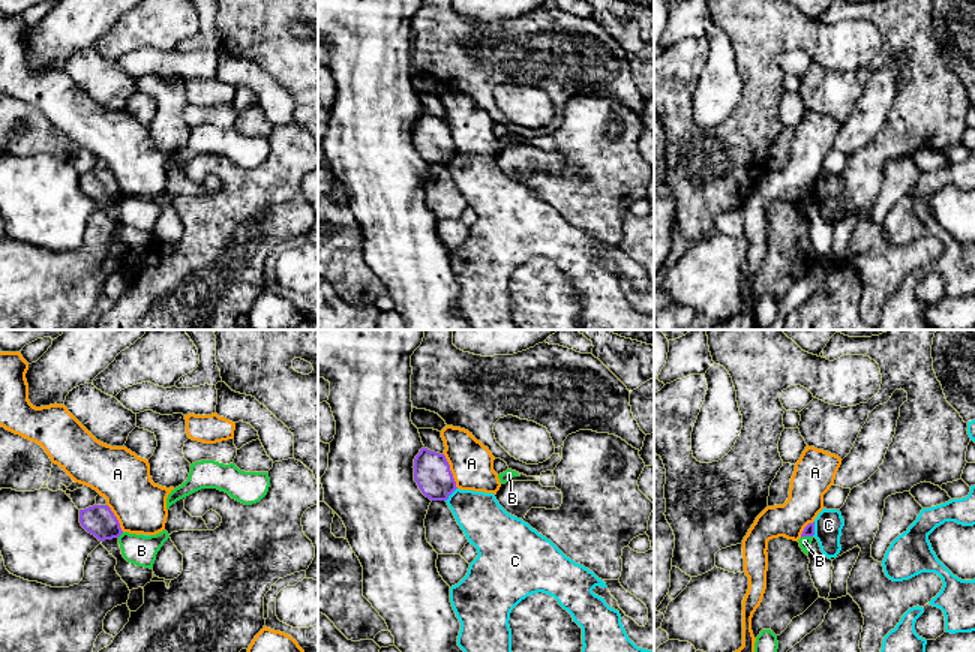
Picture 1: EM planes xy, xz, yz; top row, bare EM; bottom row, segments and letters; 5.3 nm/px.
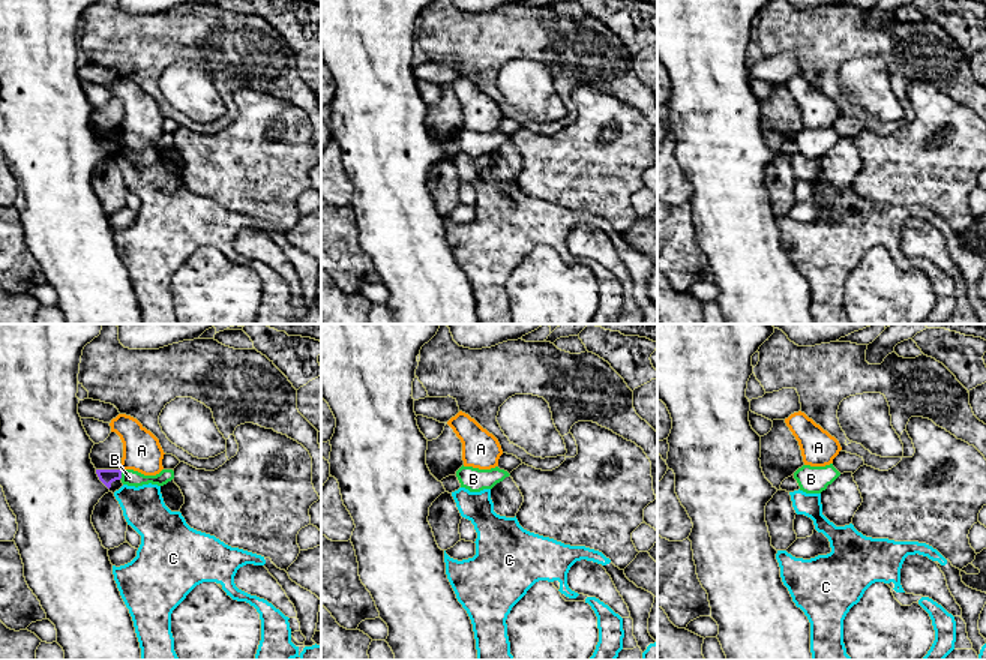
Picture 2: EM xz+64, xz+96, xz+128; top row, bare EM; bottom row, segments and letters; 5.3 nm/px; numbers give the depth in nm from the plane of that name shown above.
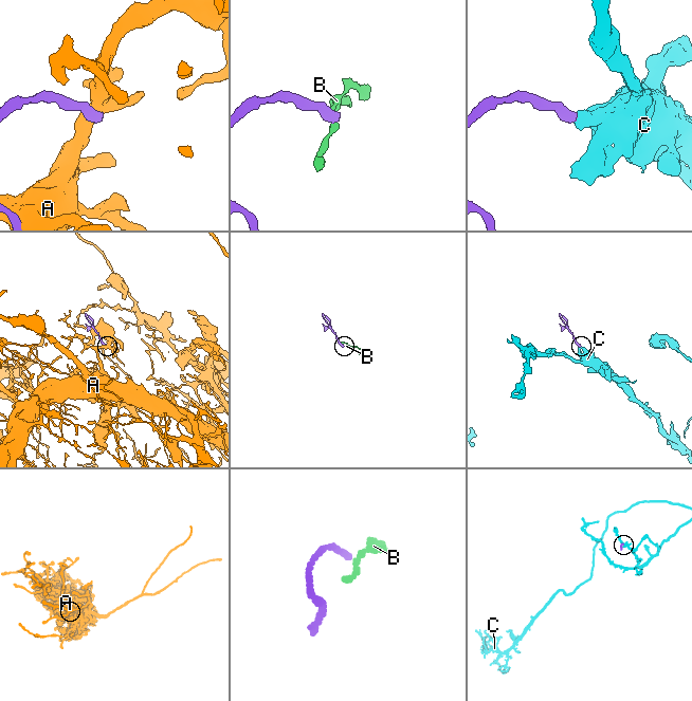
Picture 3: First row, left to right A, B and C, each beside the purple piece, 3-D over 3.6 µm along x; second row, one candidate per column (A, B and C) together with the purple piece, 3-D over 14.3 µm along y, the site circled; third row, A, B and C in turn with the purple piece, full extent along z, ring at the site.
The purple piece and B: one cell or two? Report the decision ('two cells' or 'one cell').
two cells

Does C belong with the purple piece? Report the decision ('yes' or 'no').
no

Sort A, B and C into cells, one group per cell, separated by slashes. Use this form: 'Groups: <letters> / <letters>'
Groups: A / B / C

